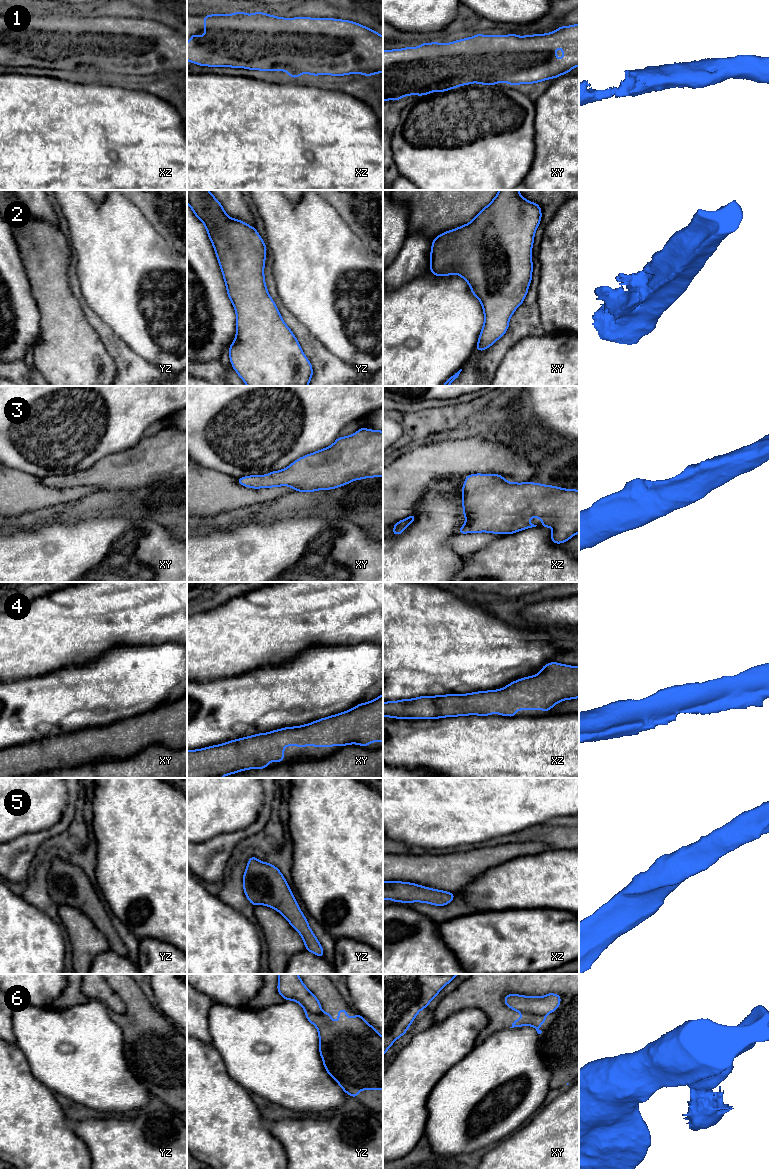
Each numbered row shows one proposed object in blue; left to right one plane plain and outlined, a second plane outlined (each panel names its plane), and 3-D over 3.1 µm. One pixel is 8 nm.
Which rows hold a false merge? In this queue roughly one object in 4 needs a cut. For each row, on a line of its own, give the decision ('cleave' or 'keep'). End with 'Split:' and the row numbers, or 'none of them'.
1: keep
2: keep
3: keep
4: keep
5: keep
6: cleave
Split: 6

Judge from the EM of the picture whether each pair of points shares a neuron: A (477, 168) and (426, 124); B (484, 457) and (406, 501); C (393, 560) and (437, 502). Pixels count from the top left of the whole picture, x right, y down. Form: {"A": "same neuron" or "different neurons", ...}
{"A": "same neuron", "B": "same neuron", "C": "same neuron"}

